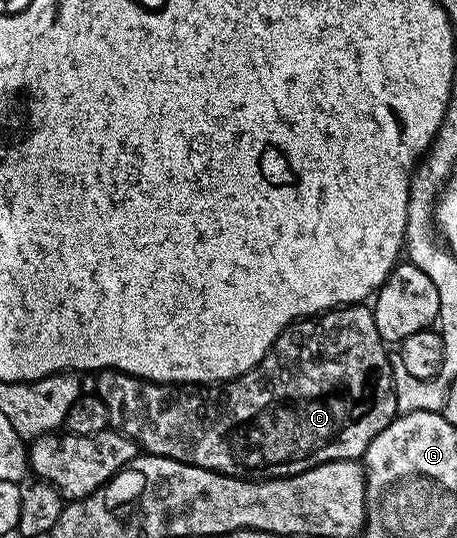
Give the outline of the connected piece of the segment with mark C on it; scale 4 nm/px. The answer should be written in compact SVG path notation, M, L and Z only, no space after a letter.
M352 305L350 307L336 307L334 311L325 311L321 315L313 315L310 319L300 319L284 329L277 341L265 353L265 357L256 367L249 369L236 379L229 379L225 383L200 385L198 383L185 383L172 385L169 383L152 383L150 379L139 379L135 375L126 375L124 371L98 372L99 379L93 387L94 394L105 401L105 409L109 409L111 427L119 434L127 436L134 441L136 448L142 449L148 455L160 455L166 459L176 459L194 467L204 467L222 475L232 475L238 479L280 479L286 475L296 475L305 469L313 469L329 461L342 459L362 460L363 454L369 445L383 429L389 426L399 411L399 397L395 389L397 375L391 372L393 359L387 356L388 344L383 342L381 333L377 333L377 321L374 310L367 305Z

